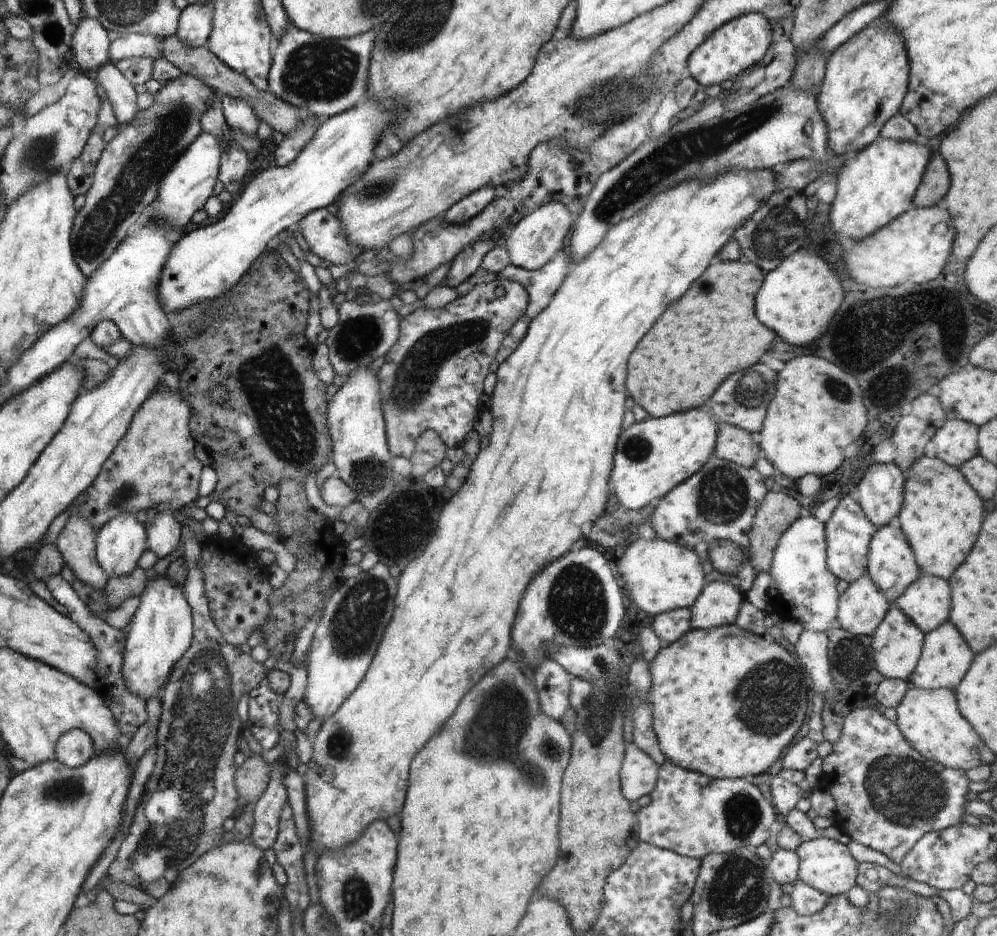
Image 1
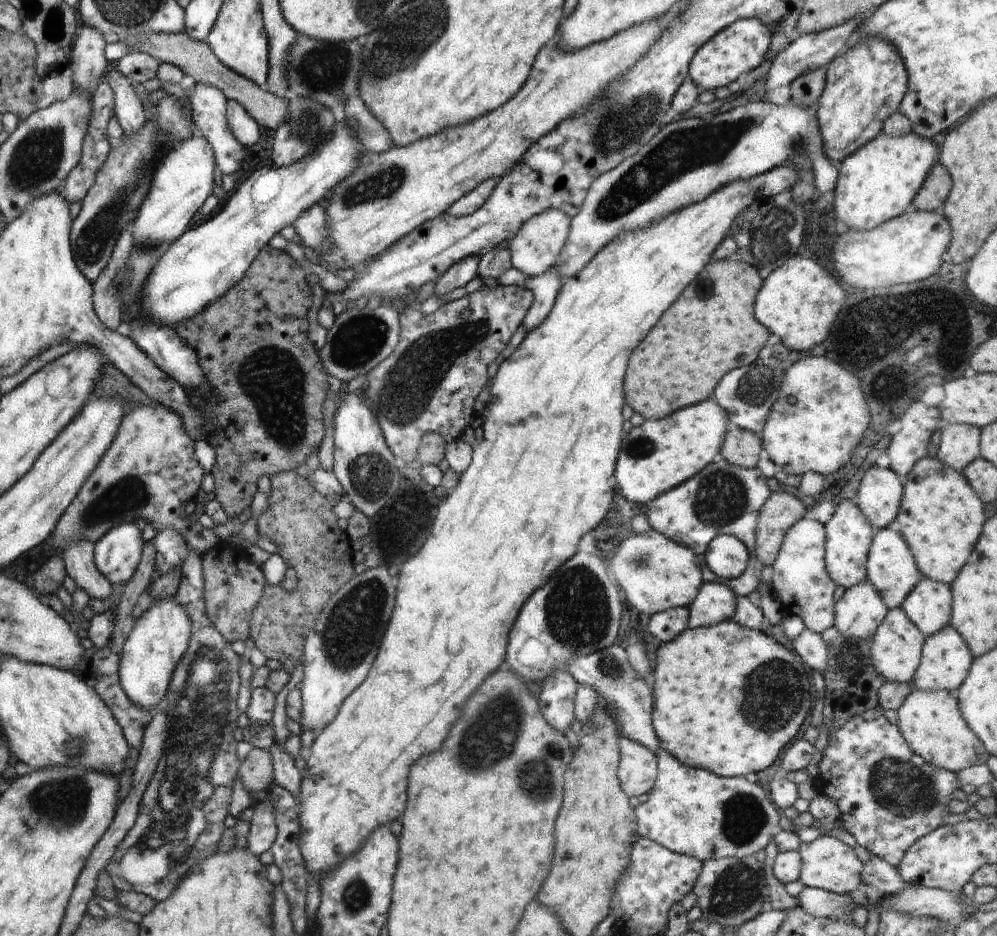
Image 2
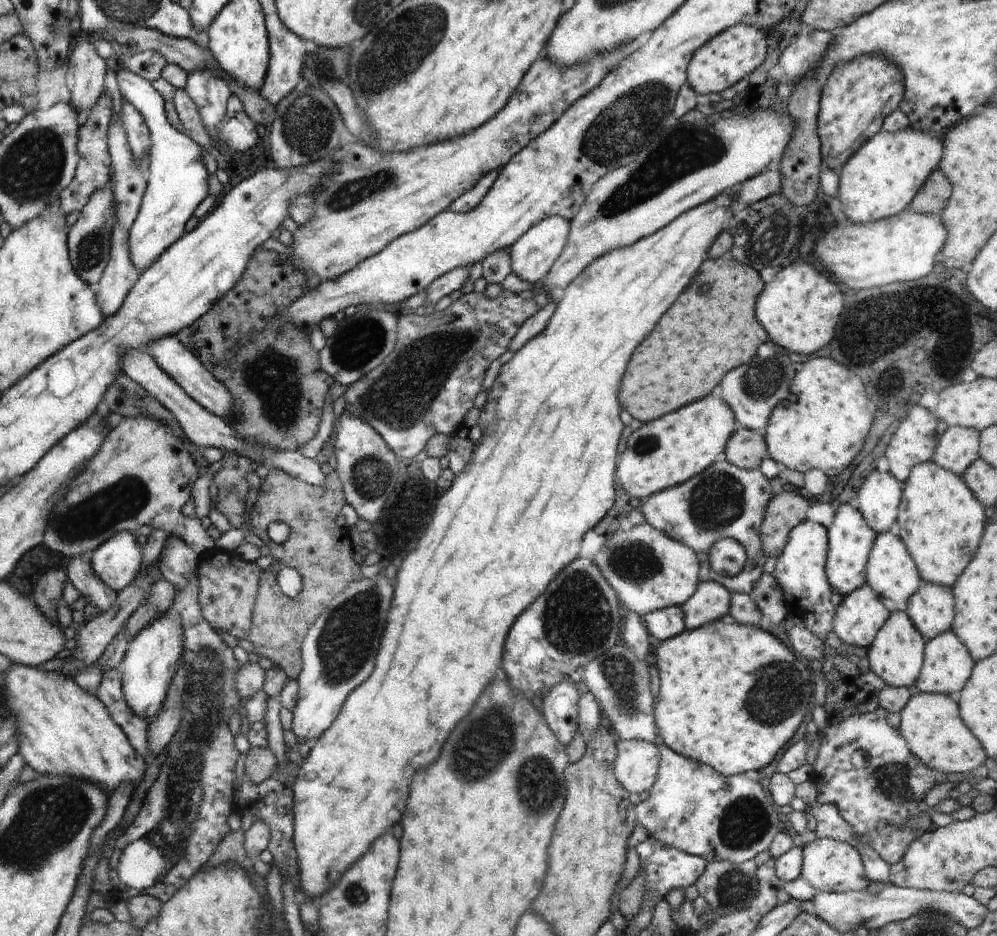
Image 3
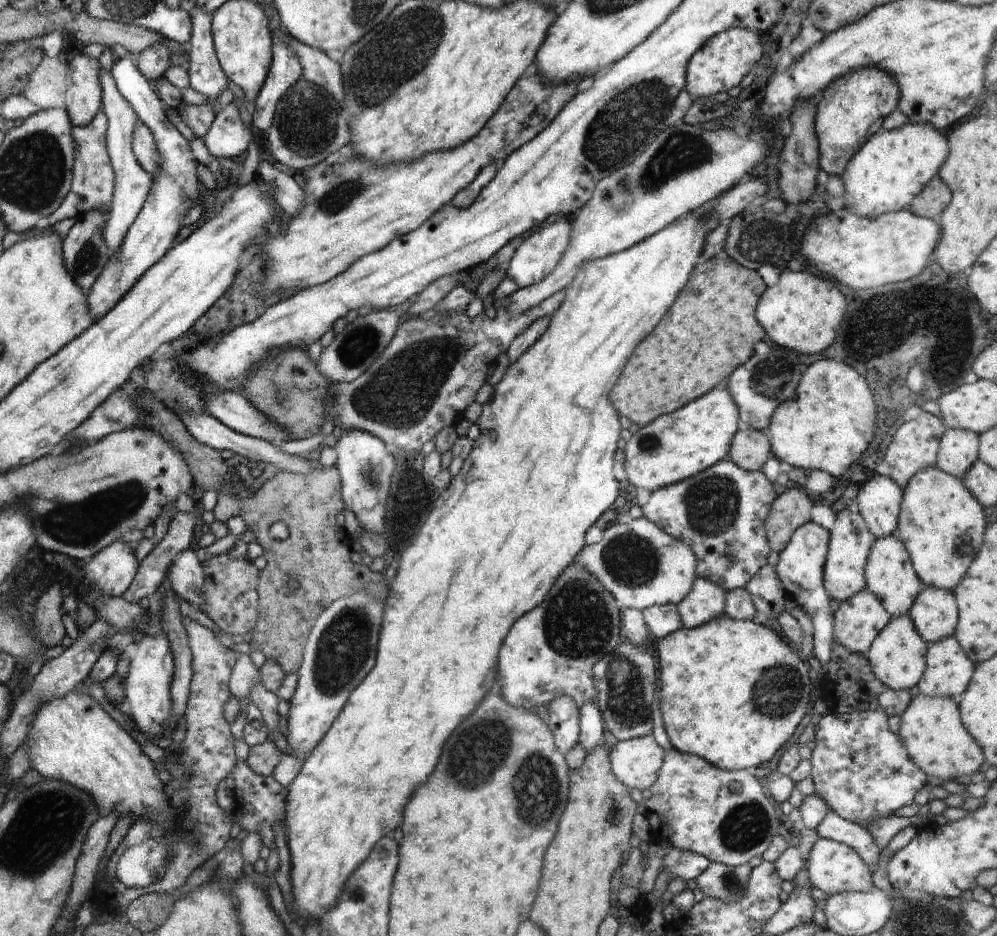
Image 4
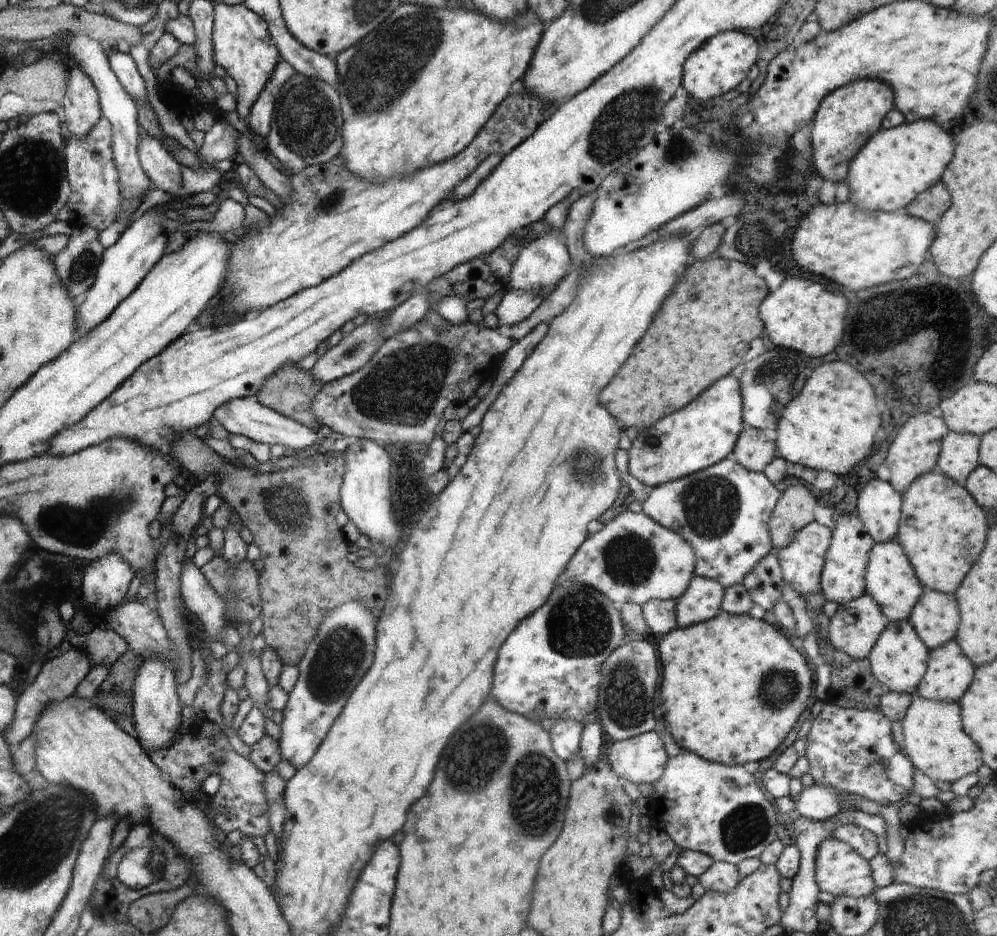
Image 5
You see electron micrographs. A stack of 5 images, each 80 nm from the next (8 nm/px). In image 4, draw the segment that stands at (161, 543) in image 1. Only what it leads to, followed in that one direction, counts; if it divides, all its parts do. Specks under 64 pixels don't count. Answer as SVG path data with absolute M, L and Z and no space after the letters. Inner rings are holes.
M188 549L179 552L174 556L171 566L168 570L169 582L173 586L174 592L186 601L190 606L201 607L205 601L205 580L203 577L203 568L201 562L198 561L195 555L196 552Z

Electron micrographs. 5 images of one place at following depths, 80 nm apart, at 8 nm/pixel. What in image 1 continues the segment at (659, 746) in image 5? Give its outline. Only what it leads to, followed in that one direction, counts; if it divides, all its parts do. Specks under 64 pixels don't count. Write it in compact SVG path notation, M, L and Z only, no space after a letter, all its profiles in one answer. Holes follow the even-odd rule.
M625 741L625 753L620 769L621 791L629 802L650 794L657 781L658 765L634 743Z

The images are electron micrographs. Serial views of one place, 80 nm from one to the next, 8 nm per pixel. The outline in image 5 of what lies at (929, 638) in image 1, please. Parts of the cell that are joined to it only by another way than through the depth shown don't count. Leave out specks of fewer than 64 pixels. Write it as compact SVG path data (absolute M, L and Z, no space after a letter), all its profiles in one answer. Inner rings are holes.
M952 639L944 646L929 649L927 669L917 686L920 697L958 703L972 684L975 666Z

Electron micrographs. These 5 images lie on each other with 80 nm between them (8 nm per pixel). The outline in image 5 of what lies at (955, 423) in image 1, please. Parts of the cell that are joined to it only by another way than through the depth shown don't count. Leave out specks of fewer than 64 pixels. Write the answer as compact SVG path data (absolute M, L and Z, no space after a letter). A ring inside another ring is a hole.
M948 431L942 439L936 470L965 486L967 478L979 464L981 437Z

